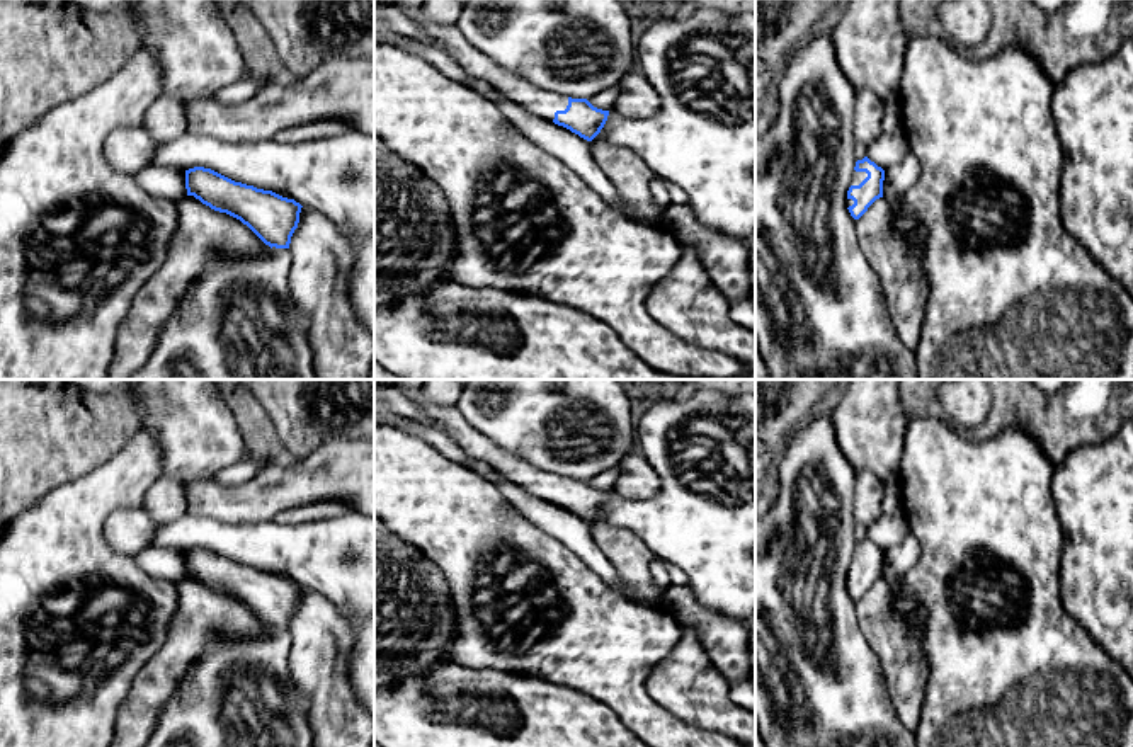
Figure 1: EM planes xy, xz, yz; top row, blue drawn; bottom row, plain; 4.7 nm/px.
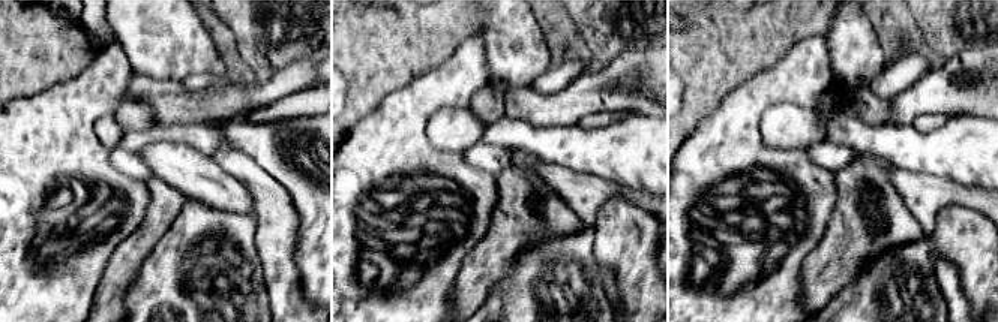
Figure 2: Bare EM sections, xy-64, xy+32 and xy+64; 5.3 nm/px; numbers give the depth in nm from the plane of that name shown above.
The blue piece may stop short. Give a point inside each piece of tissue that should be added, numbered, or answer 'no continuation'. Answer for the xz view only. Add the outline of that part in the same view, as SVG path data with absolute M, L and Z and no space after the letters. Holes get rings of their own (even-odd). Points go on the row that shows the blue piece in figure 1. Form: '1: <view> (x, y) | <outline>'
1: xz (543, 102) | M420 7L405 9L403 12L429 39L436 41L446 53L449 53L466 73L473 78L488 82L509 100L522 105L526 111L553 121L556 111L566 109L568 97L543 90L515 71L497 65L485 53L473 48L456 24L444 26L429 22Z

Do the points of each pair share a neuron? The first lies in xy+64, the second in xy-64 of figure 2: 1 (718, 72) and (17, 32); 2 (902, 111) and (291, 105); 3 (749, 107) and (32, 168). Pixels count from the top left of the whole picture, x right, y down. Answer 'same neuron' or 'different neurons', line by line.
1: same neuron
2: different neurons
3: same neuron

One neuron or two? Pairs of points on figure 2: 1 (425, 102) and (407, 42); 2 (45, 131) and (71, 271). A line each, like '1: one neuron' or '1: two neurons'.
1: two neurons
2: one neuron

